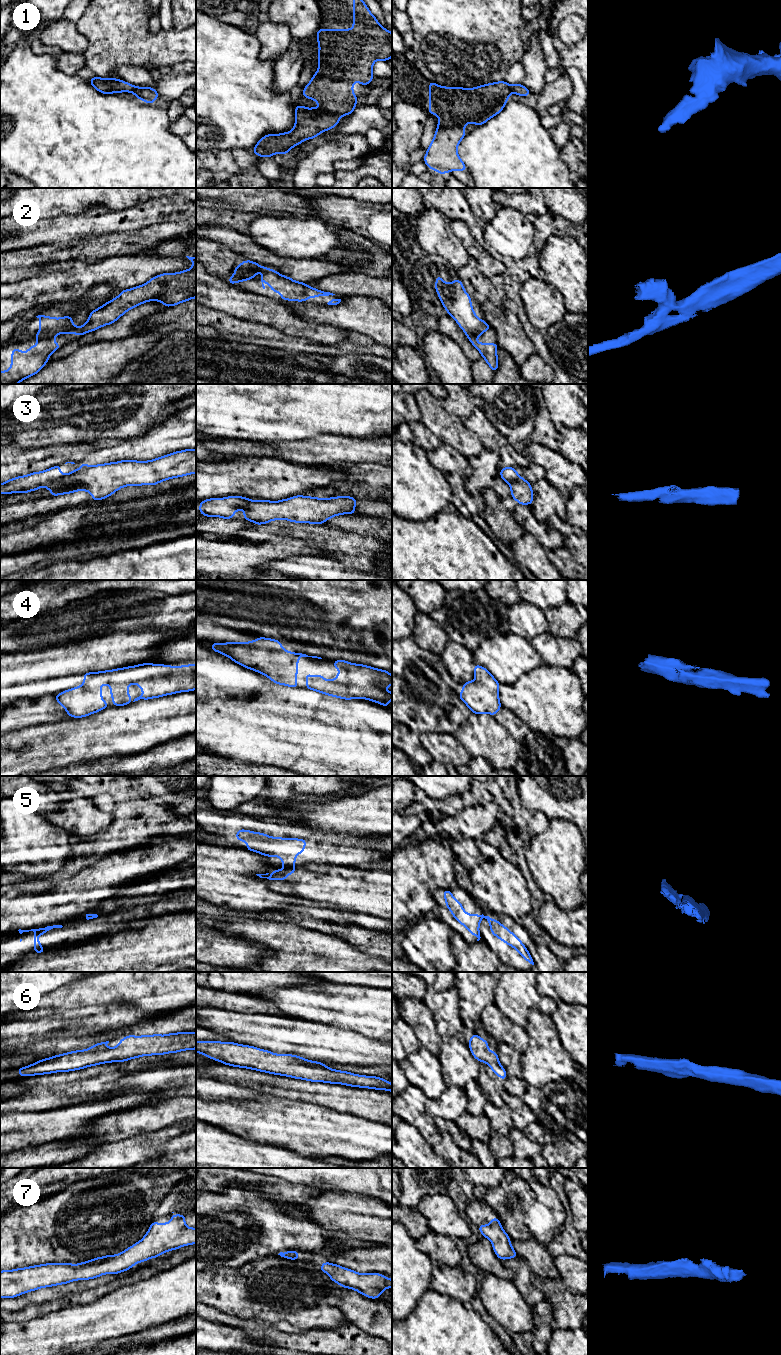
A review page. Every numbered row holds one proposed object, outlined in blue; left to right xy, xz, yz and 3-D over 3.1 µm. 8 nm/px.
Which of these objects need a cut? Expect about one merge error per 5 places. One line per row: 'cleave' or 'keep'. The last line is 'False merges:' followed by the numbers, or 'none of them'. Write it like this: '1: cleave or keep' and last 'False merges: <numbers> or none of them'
1: keep
2: cleave
3: keep
4: keep
5: cleave
6: keep
7: keep
False merges: 2, 5

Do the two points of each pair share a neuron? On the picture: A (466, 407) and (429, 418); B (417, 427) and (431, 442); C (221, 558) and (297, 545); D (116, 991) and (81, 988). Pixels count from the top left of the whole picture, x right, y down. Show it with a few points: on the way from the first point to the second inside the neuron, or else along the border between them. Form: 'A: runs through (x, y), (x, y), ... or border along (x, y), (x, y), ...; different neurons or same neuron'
A: border along (452, 412), (462, 419); different neurons
B: runs through (420, 431), (427, 438); same neuron
C: runs through (240, 558), (248, 558), (278, 549); same neuron
D: runs through (107, 989), (90, 989); same neuron

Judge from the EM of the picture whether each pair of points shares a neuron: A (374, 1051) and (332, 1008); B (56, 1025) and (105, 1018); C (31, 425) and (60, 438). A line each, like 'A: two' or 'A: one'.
A: two
B: one
C: one

